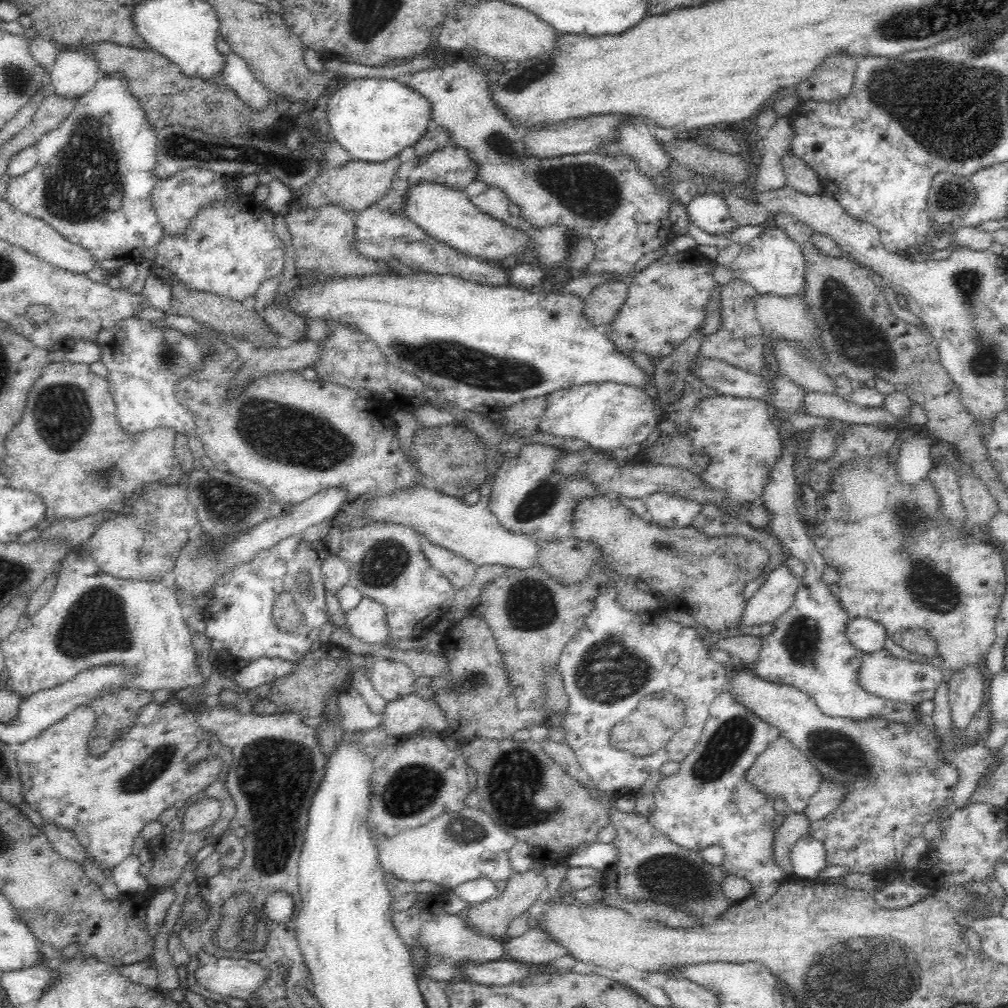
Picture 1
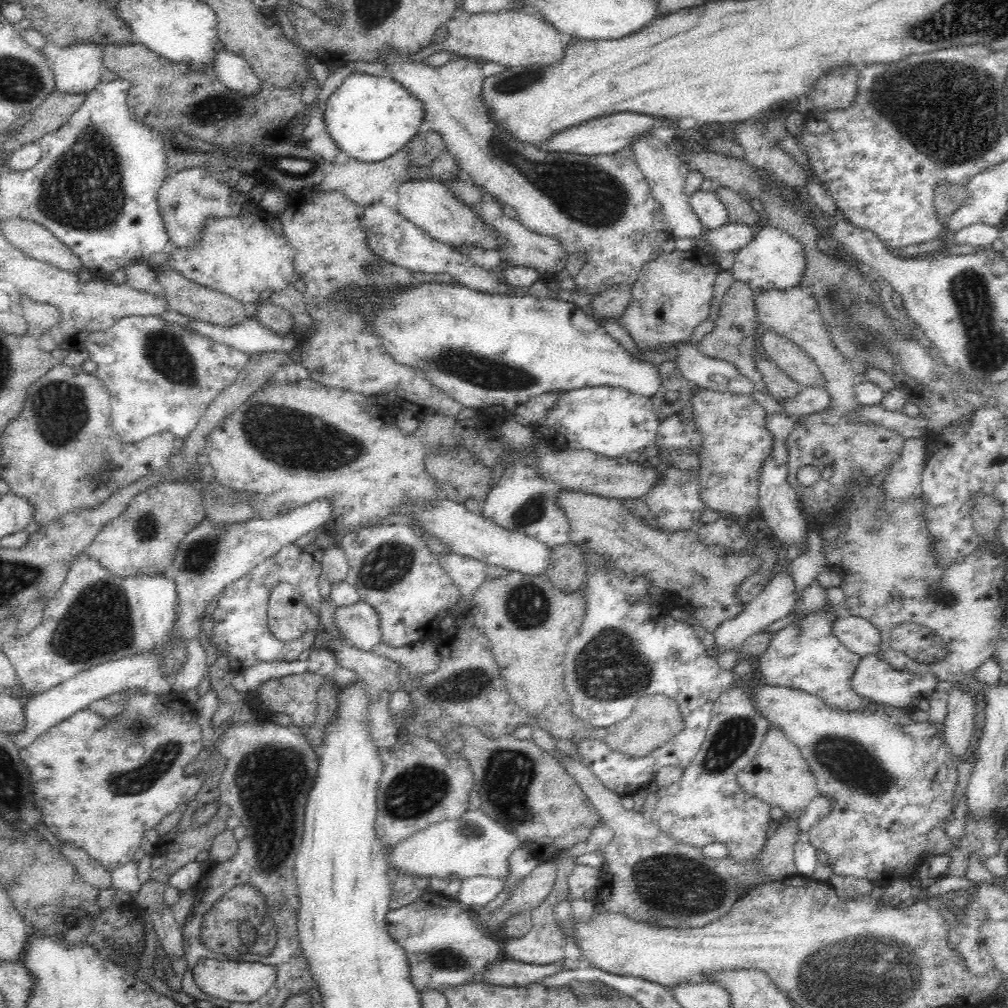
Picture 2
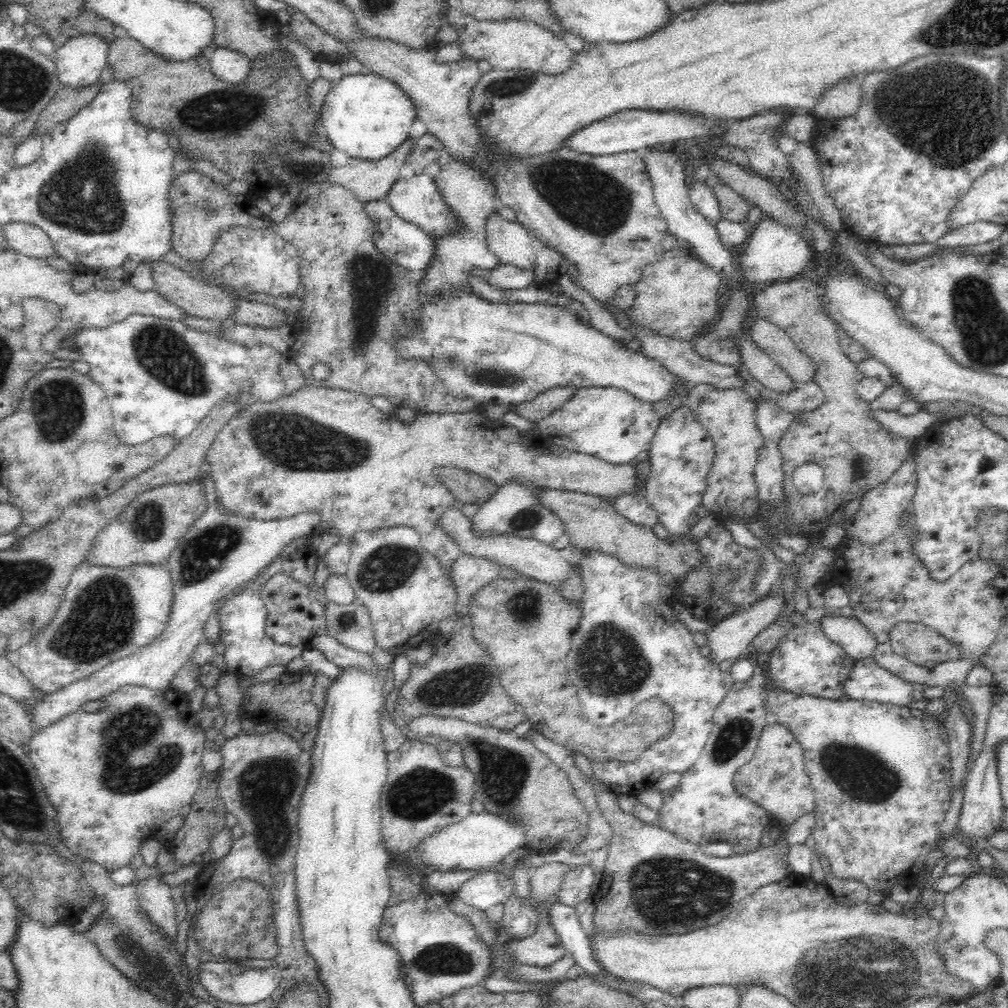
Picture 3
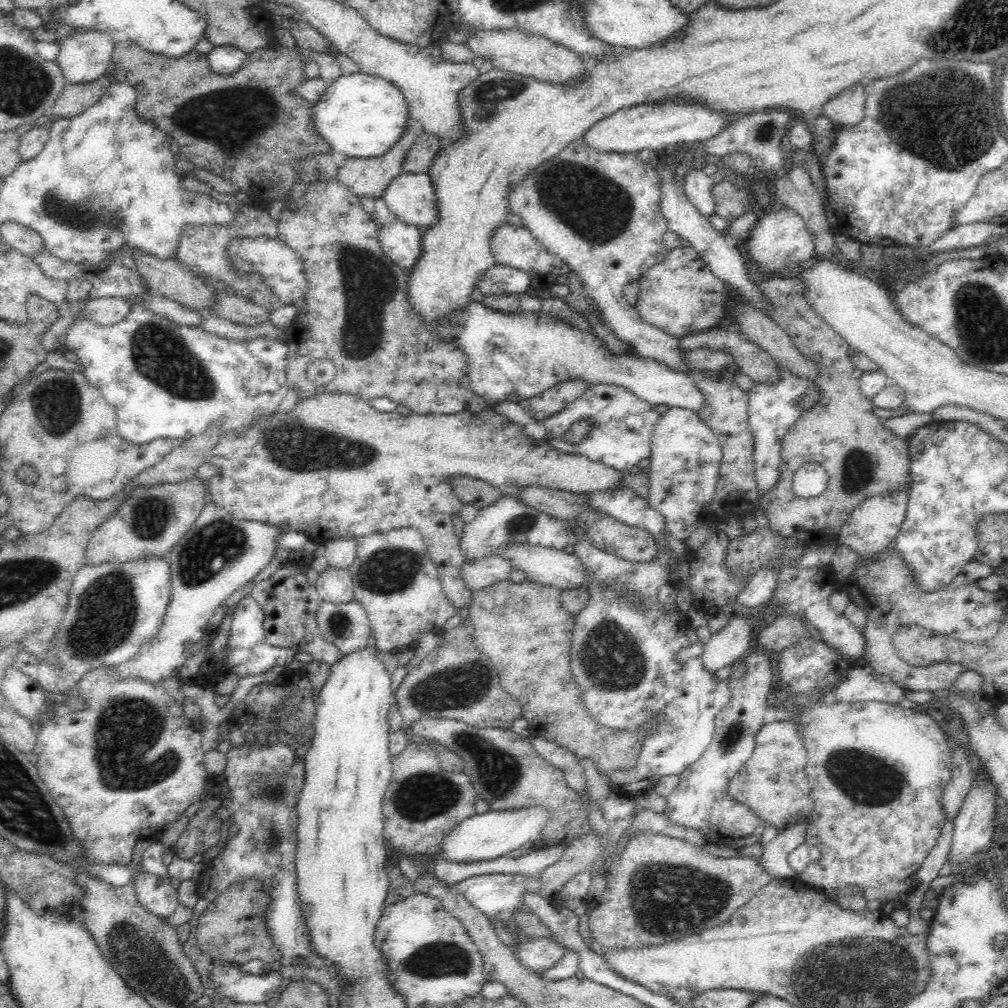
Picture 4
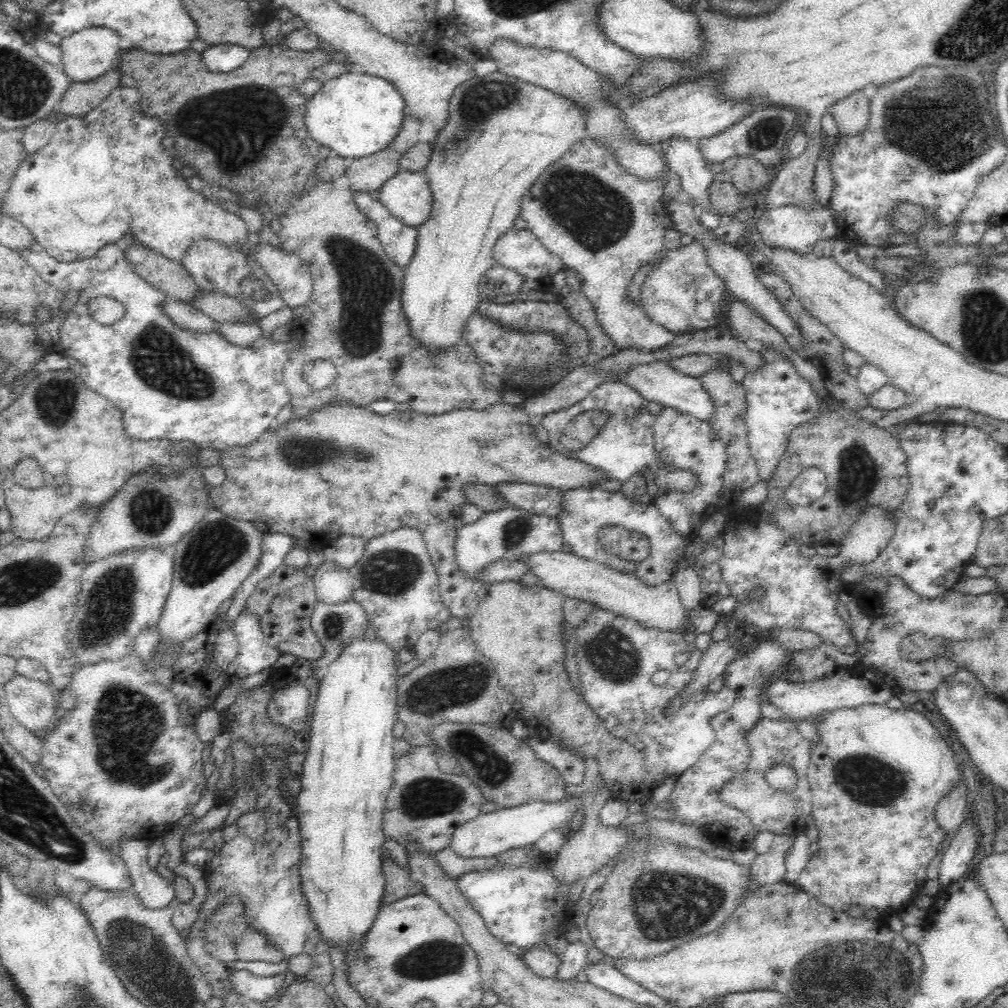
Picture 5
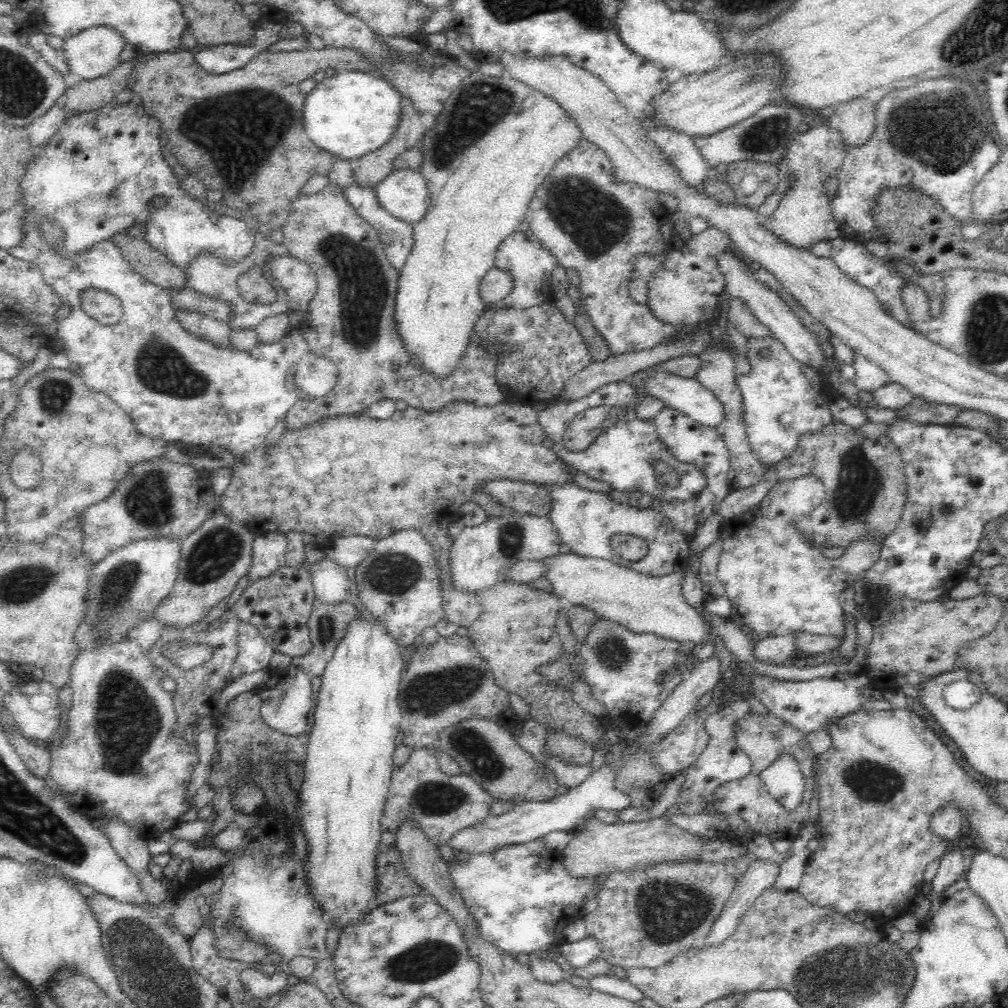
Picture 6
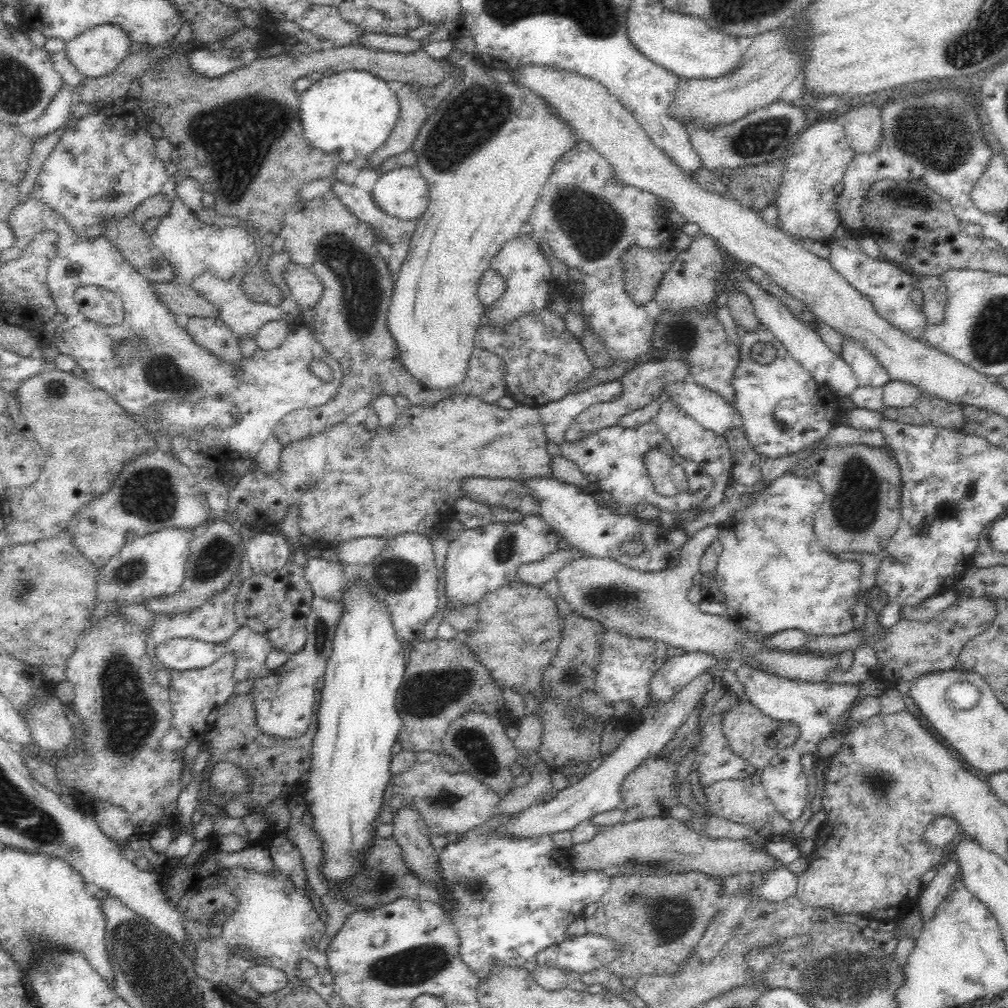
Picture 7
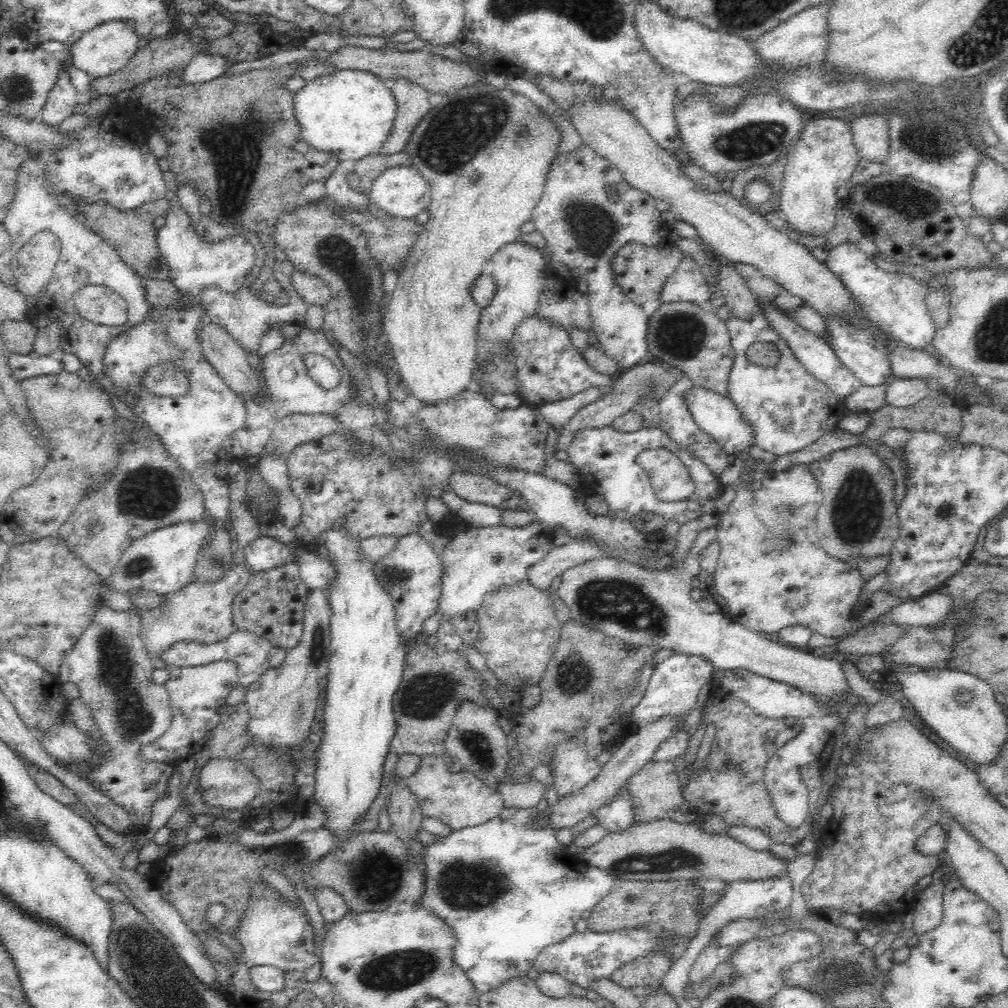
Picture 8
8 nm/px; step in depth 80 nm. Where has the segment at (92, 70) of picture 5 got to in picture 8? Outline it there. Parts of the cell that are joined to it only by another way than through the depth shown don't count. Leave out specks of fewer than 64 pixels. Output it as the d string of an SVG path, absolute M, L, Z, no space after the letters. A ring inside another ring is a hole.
M114 20L92 28L70 46L74 67L87 72L93 79L106 76L126 68L132 56L138 52L140 36L136 33L136 24L130 21Z

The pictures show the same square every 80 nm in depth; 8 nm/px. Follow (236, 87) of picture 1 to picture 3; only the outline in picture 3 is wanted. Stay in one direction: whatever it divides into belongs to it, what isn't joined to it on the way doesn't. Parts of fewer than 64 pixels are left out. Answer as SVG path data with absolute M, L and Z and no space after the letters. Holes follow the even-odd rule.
M218 47L209 55L211 71L224 82L238 84L250 72L251 62L240 52L230 48Z

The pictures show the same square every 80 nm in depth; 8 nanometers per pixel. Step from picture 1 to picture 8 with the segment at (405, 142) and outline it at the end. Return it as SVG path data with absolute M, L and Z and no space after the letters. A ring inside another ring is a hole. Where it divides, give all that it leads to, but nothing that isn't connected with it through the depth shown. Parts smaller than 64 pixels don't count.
M338 69L325 73L294 93L293 109L302 138L315 149L334 153L340 161L376 154L390 135L397 113L386 81L368 71Z

